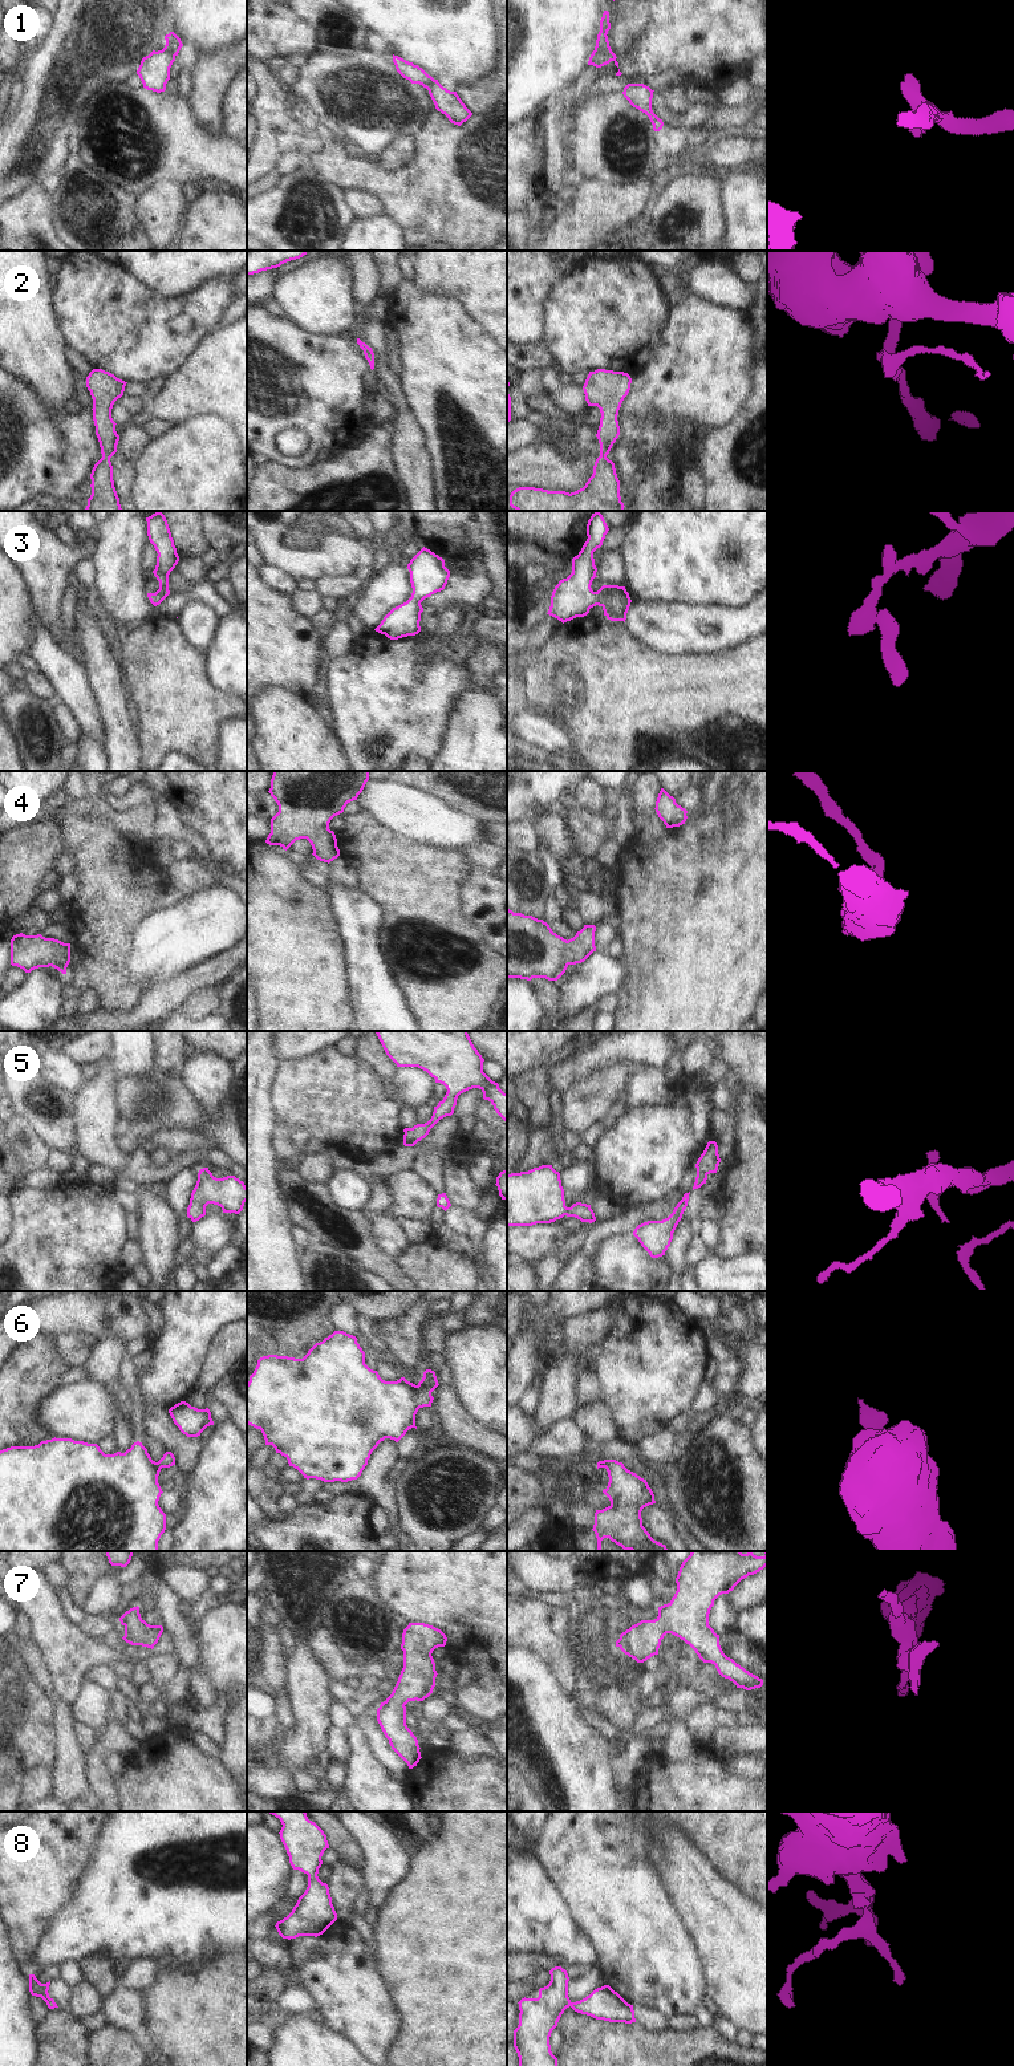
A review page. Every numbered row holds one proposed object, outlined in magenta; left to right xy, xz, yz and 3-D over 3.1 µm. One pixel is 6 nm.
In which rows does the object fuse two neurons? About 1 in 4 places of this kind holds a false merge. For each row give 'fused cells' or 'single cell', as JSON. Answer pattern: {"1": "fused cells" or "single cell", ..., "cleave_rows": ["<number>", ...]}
{"1": "fused cells", "2": "single cell", "3": "single cell", "4": "single cell", "5": "single cell", "6": "single cell", "7": "single cell", "8": "single cell", "cleave_rows": ["1"]}

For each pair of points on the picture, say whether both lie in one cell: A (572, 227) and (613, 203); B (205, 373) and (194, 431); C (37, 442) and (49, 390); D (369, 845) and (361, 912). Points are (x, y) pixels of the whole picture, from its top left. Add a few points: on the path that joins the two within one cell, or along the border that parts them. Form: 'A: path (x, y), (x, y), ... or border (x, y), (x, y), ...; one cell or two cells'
A: path (583, 226), (603, 210); one cell
B: border (227, 421), (213, 414), (201, 414), (173, 426); two cells
C: border (24, 381), (49, 408), (55, 412), (63, 410); two cells
D: border (357, 888), (376, 902), (382, 913), (382, 918); two cells

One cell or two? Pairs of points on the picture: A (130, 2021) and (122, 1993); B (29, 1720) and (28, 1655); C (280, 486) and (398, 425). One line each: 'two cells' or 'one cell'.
A: one cell
B: two cells
C: two cells

